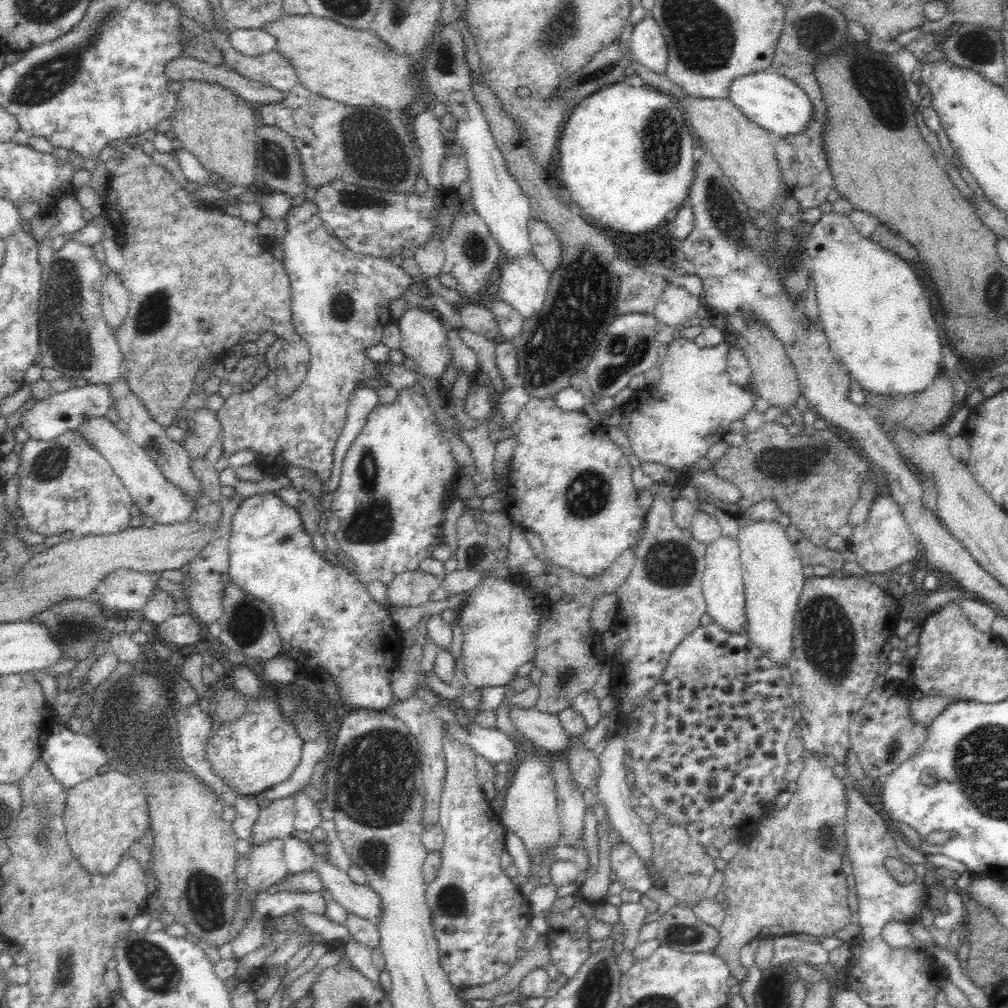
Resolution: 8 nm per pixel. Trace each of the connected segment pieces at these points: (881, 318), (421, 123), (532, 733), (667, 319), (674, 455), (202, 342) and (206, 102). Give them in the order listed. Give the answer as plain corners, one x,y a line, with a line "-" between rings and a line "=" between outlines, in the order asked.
834,211
824,213
821,218
813,224
812,230
808,232
808,236
804,238
805,253
808,260
808,266
811,270
816,283
816,295
818,297
818,307
820,310
821,325
824,328
825,336
827,337
830,351
834,353
844,366
846,366
848,373
853,382
858,382
859,387
868,393
875,393
880,396
896,396
896,395
918,395
926,391
930,387
932,380
936,376
942,374
942,338
946,338
941,329
941,324
930,310
930,300
924,292
926,290
919,282
918,276
914,270
910,268
908,262
904,262
902,258
894,255
888,249
884,249
879,243
874,242
869,237
862,236
850,221
850,218
844,214
838,214
=
431,106
418,114
412,124
420,146
420,173
426,178
428,188
441,189
440,163
449,152
446,136
440,133
440,119
432,113
=
534,707
509,708
508,712
516,729
548,755
568,749
574,740
562,727
557,714
540,712
=
670,283
663,291
653,316
658,323
662,322
675,328
677,325
684,325
685,321
696,317
696,312
702,304
701,298
692,296
682,286
=
677,336
667,345
667,353
660,365
661,377
657,384
646,384
645,388
636,391
630,402
621,407
619,428
626,434
632,450
640,461
658,462
672,470
678,470
681,483
679,486
692,484
699,492
712,493
721,501
734,503
740,500
741,492
737,486
718,478
712,470
700,472
695,469
695,462
706,457
708,448
715,442
723,440
728,433
728,426
735,420
755,409
756,397
734,384
727,371
728,344
721,343
713,347
696,345
694,341
=
127,139
114,140
114,144
112,144
111,147
115,151
115,155
111,156
105,162
107,170
109,170
109,177
107,190
104,194
105,204
103,206
103,215
114,225
116,239
120,242
122,255
124,256
124,270
121,272
121,280
130,296
130,306
128,306
126,320
122,322
122,326
120,326
118,330
114,331
114,337
124,356
123,362
131,392
140,398
140,401
146,406
152,420
155,420
160,426
167,428
178,419
177,413
179,412
179,408
192,392
191,384
202,362
206,361
210,356
217,359
222,358
231,347
242,343
242,338
249,333
260,335
264,334
264,332
274,332
276,337
279,337
283,341
283,348
277,358
276,393
278,393
278,397
282,399
289,398
298,390
300,384
302,384
302,380
304,380
304,377
307,375
307,368
309,367
311,356
309,353
309,345
303,341
294,329
291,316
291,283
283,262
276,260
271,253
272,239
260,235
258,227
251,223
248,218
243,218
242,216
232,217
228,215
219,203
196,203
191,186
180,187
166,168
155,164
154,161
152,161
152,157
142,151
141,143
137,147
130,147
=
183,80
181,83
176,106
169,116
170,135
177,146
196,155
202,167
230,186
248,188
259,183
255,170
258,160
255,132
259,125
256,107
212,81

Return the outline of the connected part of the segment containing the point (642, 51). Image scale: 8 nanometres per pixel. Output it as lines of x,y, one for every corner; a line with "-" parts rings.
651,14
634,25
629,40
635,61
658,74
664,74
669,62
664,35

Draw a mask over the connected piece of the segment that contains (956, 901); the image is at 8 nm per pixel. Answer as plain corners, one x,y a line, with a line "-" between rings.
956,889
948,890
945,898
948,902
948,912
934,916
933,924
936,928
949,932
947,947
954,955
960,946
959,935
964,933
962,926
964,894
956,892

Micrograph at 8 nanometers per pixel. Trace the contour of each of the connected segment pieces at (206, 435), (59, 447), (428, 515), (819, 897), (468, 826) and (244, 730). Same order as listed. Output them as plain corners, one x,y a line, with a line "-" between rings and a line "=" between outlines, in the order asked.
206,407
200,408
194,414
192,418
192,422
195,424
193,434
186,435
180,441
190,459
204,457
214,444
216,437
221,432
221,424
216,416
215,412
209,411
=
78,429
63,432
52,440
28,439
12,460
18,466
14,477
17,480
19,516
28,530
44,537
54,534
86,537
114,534
131,526
130,508
133,498
129,490
110,467
106,457
94,445
90,445
=
410,386
408,389
398,391
398,398
394,404
387,406
377,405
372,413
368,414
368,420
360,434
354,438
352,446
348,448
346,456
342,462
341,476
338,487
333,490
331,510
338,518
339,528
335,534
336,541
342,552
348,553
348,556
355,560
355,568
358,573
358,579
367,584
373,580
379,580
387,585
397,574
418,569
418,564
424,558
432,557
432,551
443,543
443,524
445,521
445,509
442,505
450,495
454,493
454,480
458,474
458,464
455,455
452,454
450,441
444,431
444,426
436,421
436,416
427,404
426,398
415,392
=
805,755
804,768
798,776
797,781
798,787
796,791
792,794
789,804
782,808
782,810
772,810
766,812
766,815
757,824
758,833
751,840
749,844
746,844
738,850
735,856
727,862
724,883
721,887
722,894
725,894
725,898
728,898
729,905
725,906
725,917
723,923
718,927
718,932
720,933
720,944
716,946
714,952
724,959
724,962
729,966
729,971
732,976
737,979
740,983
742,980
746,980
746,974
748,971
746,968
742,967
740,963
740,950
743,946
746,946
750,940
753,938
763,938
768,935
790,935
797,933
812,934
814,936
828,936
831,937
836,934
839,930
842,930
844,926
855,921
855,914
850,910
848,904
848,886
847,879
843,872
844,854
847,854
846,837
845,837
845,822
846,822
846,812
848,810
848,801
846,801
845,793
845,782
836,778
832,768
826,765
825,760
818,760
815,755
=
443,736
446,777
439,809
440,826
445,834
441,852
441,868
425,892
431,912
435,938
439,944
439,962
449,981
457,988
480,986
504,976
516,964
520,939
531,918
529,899
503,873
500,856
505,850
505,826
497,816
497,808
486,800
477,782
475,755
451,736
=
256,697
247,701
240,718
234,722
220,722
220,726
213,728
206,750
206,759
212,765
214,774
218,775
226,785
234,787
238,795
256,796
289,780
301,762
304,742
294,729
294,723
280,714
282,711
270,698

